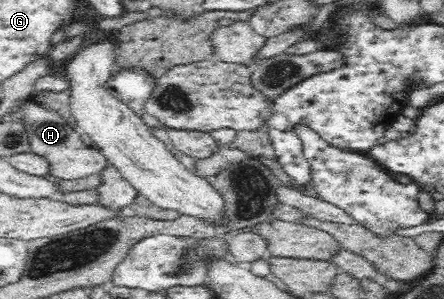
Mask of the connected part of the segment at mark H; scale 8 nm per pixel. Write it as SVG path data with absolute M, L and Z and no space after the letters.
M30 99L20 103L19 108L22 110L22 120L32 152L47 159L51 176L66 180L79 179L98 174L104 168L106 159L100 151L92 145L85 145L73 126L61 114L49 108L43 108Z

